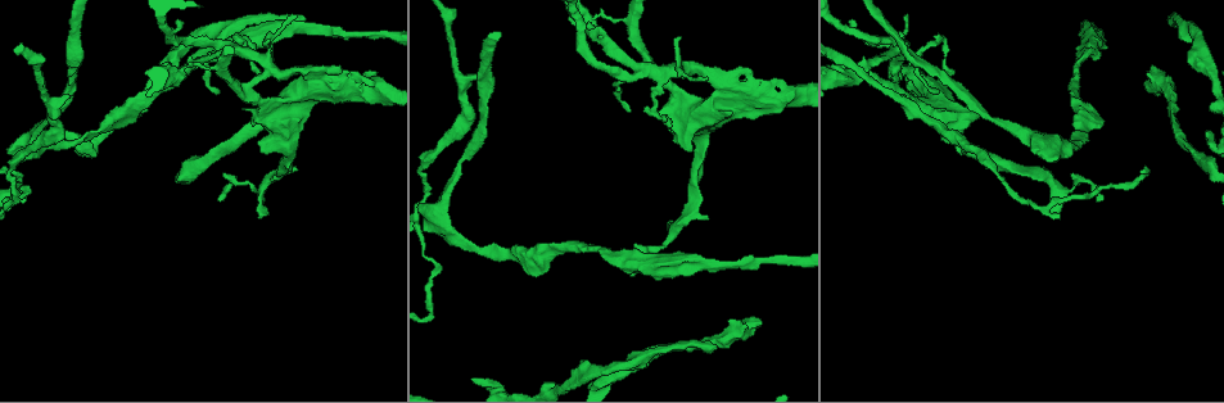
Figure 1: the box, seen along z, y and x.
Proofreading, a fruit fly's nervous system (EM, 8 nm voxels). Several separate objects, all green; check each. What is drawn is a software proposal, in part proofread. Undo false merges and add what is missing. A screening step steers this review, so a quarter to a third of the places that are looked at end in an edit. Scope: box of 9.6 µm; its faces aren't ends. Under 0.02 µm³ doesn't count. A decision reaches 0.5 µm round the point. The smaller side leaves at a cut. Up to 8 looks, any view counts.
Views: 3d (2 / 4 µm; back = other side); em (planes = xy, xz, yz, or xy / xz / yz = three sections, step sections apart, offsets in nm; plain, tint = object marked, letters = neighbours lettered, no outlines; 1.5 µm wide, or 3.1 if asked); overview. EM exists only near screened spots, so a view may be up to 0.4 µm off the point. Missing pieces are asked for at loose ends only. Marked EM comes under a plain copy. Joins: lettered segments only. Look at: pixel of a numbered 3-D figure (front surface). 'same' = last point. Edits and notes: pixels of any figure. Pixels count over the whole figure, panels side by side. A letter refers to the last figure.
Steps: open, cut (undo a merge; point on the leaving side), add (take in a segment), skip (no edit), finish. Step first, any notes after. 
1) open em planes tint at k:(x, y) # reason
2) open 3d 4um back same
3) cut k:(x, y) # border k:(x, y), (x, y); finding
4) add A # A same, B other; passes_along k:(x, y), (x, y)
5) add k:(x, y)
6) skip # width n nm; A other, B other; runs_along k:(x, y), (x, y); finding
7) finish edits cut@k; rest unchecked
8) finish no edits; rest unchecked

open 3d 4um at 1:(254, 83) # closes a loop

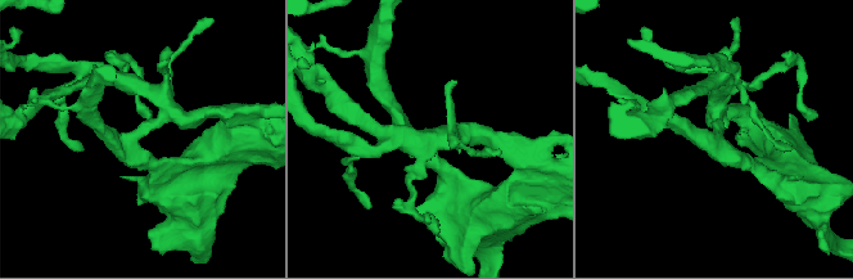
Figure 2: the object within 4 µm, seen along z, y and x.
open em xz step 8 tint at 2:(144, 130) # arm_widths 180, 220 nm; shape alone is not enough

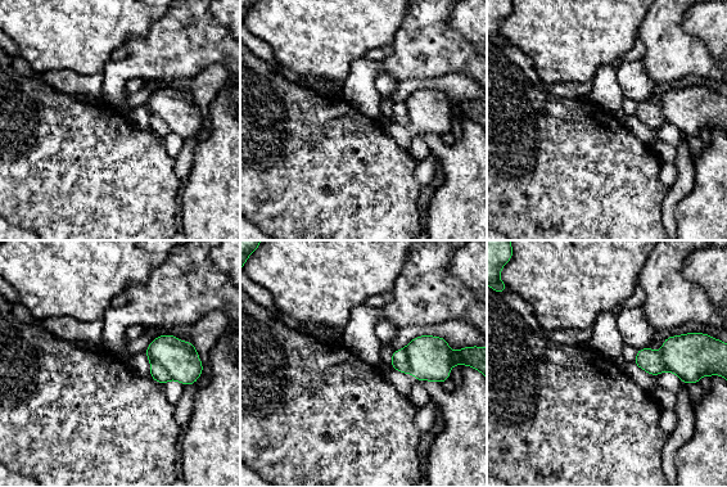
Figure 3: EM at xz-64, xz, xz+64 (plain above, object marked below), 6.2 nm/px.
open em planes letters same

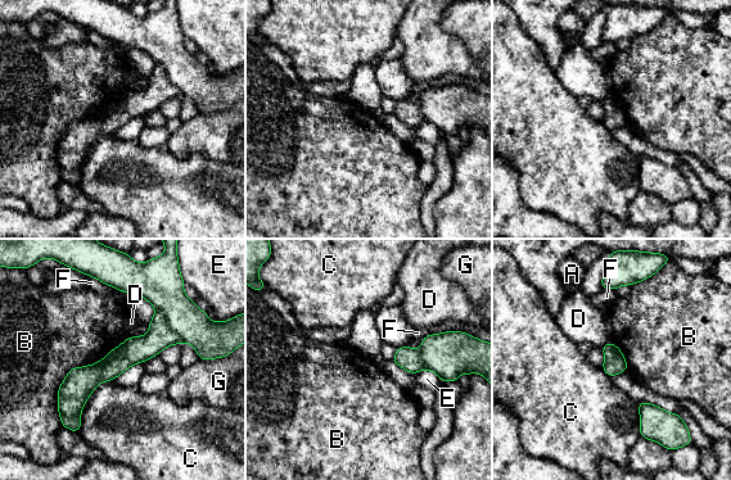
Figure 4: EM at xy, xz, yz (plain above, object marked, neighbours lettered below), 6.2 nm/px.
skip # longest_contact B 420 nm; A other, B other, C other, D other, E other, F other, G other; border 4:(85, 365), (58, 389), (61, 425); continuous, no second neuron

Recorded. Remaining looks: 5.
open 3d 4um back at 1:(670, 219)

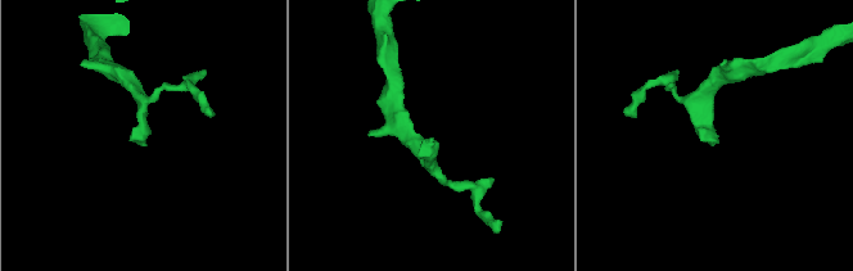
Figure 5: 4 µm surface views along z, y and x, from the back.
open em xy step 4 letters at 5:(146, 145) # shape alone is not enough

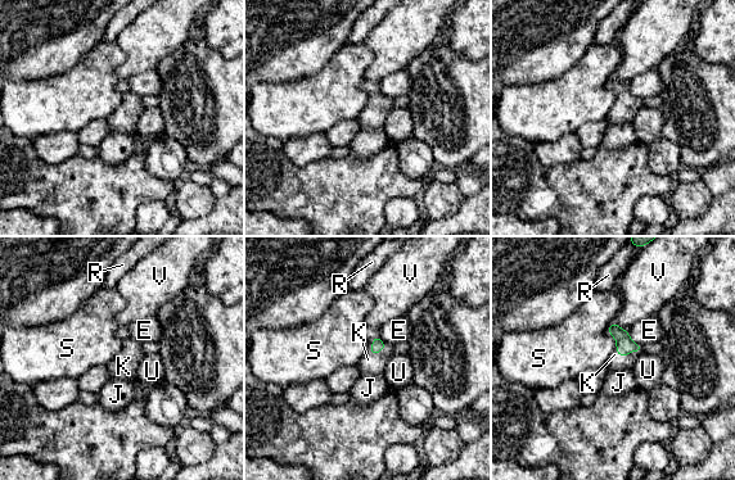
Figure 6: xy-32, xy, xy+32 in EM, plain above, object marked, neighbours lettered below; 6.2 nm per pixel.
add K # E other, J other, K same, R other, S other, U other, V other; passes_along 6:(625, 344), (630, 351), (616, 362); it goes on there

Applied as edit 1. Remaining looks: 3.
finish edits add@6; rest unchecked

